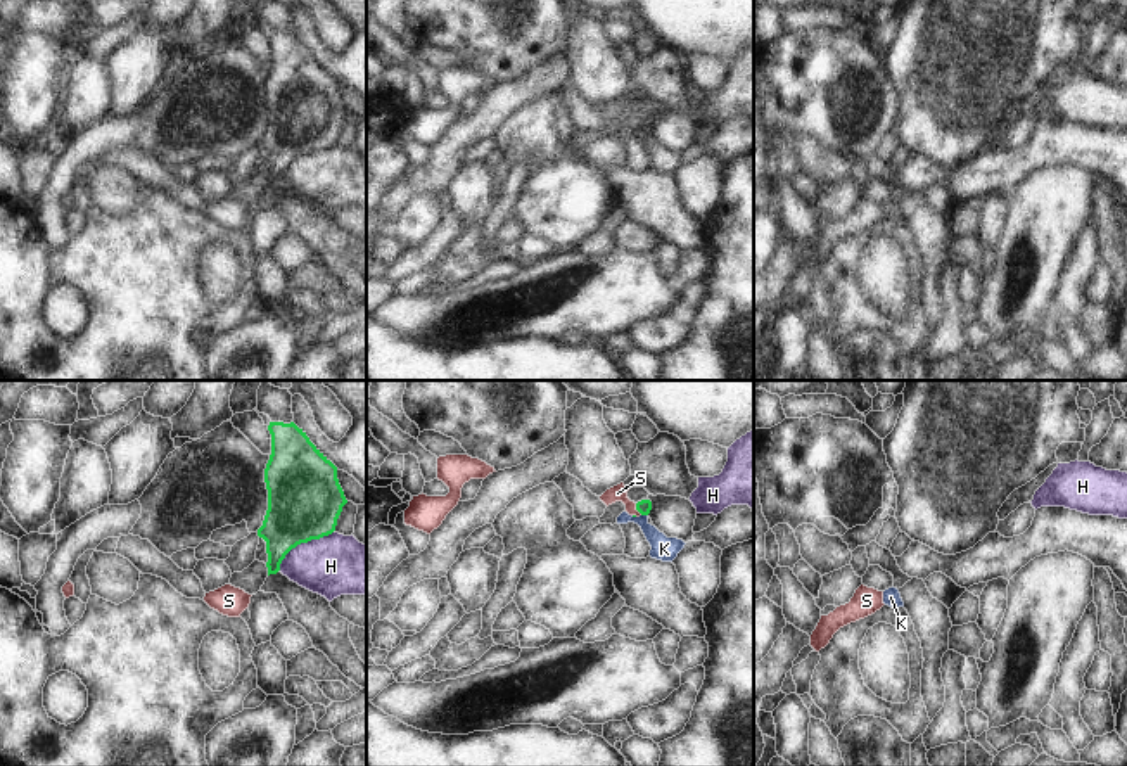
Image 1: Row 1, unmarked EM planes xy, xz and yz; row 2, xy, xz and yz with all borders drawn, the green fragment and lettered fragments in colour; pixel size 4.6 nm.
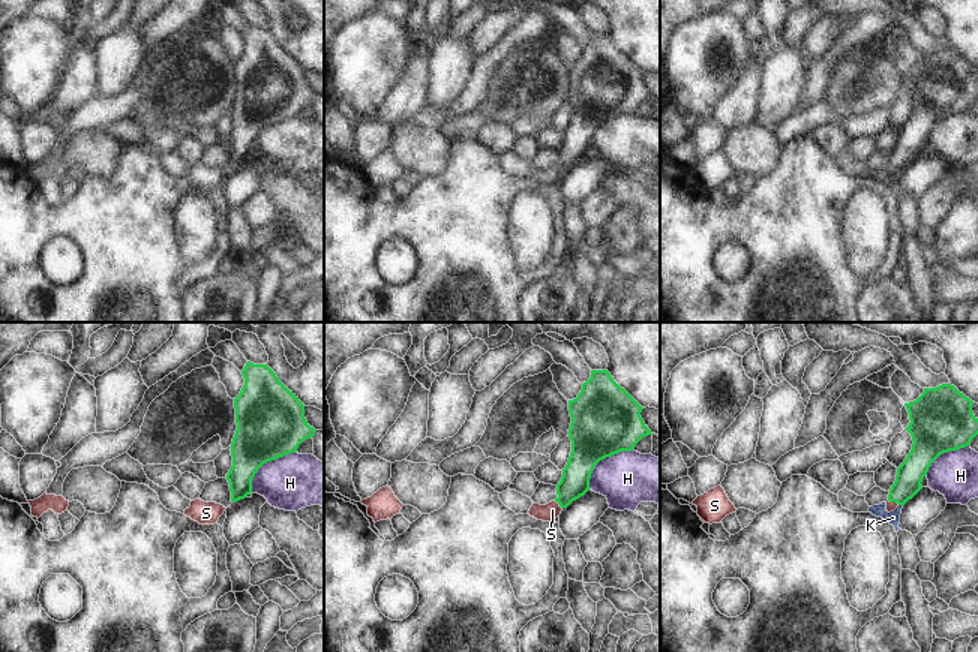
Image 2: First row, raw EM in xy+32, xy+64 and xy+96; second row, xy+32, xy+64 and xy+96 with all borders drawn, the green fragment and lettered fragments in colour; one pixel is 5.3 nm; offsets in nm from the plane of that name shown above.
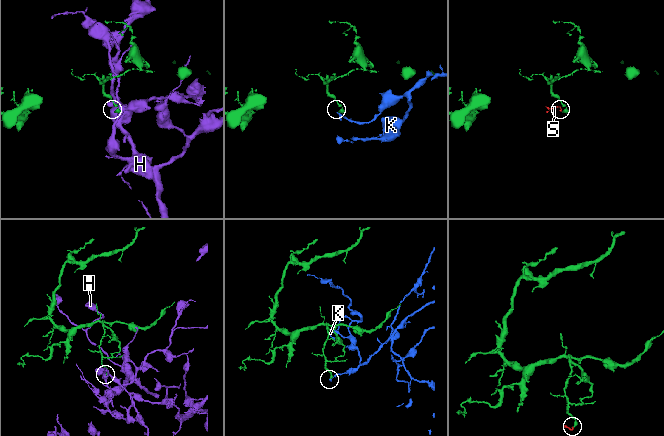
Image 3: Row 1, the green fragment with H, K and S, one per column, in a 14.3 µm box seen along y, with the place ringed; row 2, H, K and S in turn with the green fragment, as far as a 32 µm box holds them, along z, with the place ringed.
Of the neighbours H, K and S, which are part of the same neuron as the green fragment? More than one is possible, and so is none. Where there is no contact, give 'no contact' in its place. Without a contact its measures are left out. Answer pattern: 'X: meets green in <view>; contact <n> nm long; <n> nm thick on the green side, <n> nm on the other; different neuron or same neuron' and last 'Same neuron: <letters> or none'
H: meets green in xy; contact 320 nm long; 360 nm thick on the green side, 280 nm on the other; different neuron
K: meets green in xz; contact 30 nm long; 70 nm thick on the green side, 120 nm on the other; different neuron
S: meets green in xz; contact 70 nm long; 70 nm thick on the green side, 80 nm on the other; same neuron
Same neuron: S

